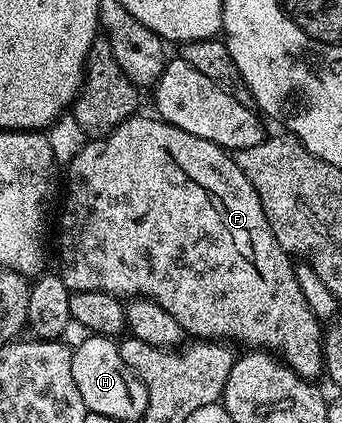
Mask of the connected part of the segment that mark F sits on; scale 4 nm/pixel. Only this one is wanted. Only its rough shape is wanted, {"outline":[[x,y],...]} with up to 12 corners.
{"outline":[[154,115],[66,165],[57,274],[322,377],[257,190]]}

